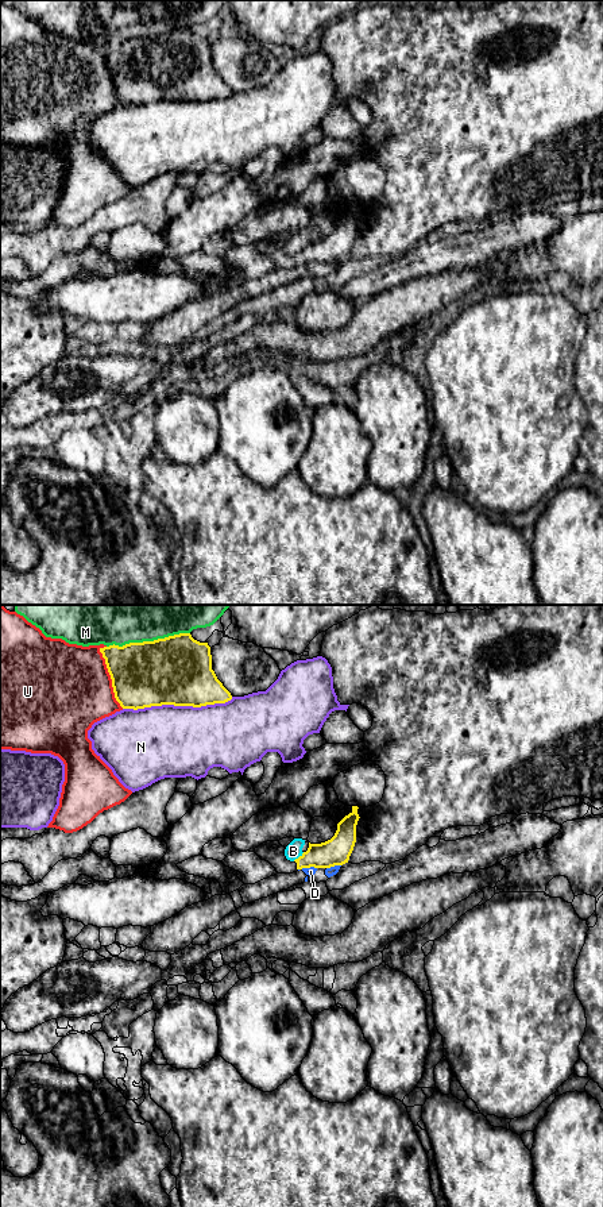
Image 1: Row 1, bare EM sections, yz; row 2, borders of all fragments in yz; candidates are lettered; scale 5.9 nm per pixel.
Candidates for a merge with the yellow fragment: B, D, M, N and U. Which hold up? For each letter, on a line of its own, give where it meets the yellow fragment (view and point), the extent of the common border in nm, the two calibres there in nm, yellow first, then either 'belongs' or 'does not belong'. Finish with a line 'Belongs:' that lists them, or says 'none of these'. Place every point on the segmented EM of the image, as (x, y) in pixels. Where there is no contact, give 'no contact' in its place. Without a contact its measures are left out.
B: meets yellow in yz at (300, 856); contact 90 nm long; 160 nm thick on the yellow side, 100 nm on the other; does not belong
D: meets yellow in yz at (333, 866); contact 90 nm long; 160 nm thick on the yellow side, 50 nm on the other; does not belong
M: meets yellow in yz at (147, 641); contact 500 nm long; 420 nm thick on the yellow side, 440 nm on the other; does not belong
N: meets yellow in yz at (177, 705); contact 650 nm long; 420 nm thick on the yellow side, 440 nm on the other; does not belong
U: meets yellow in yz at (111, 678); contact 400 nm long; 380 nm thick on the yellow side, 500 nm on the other; does not belong
Belongs: none of these

